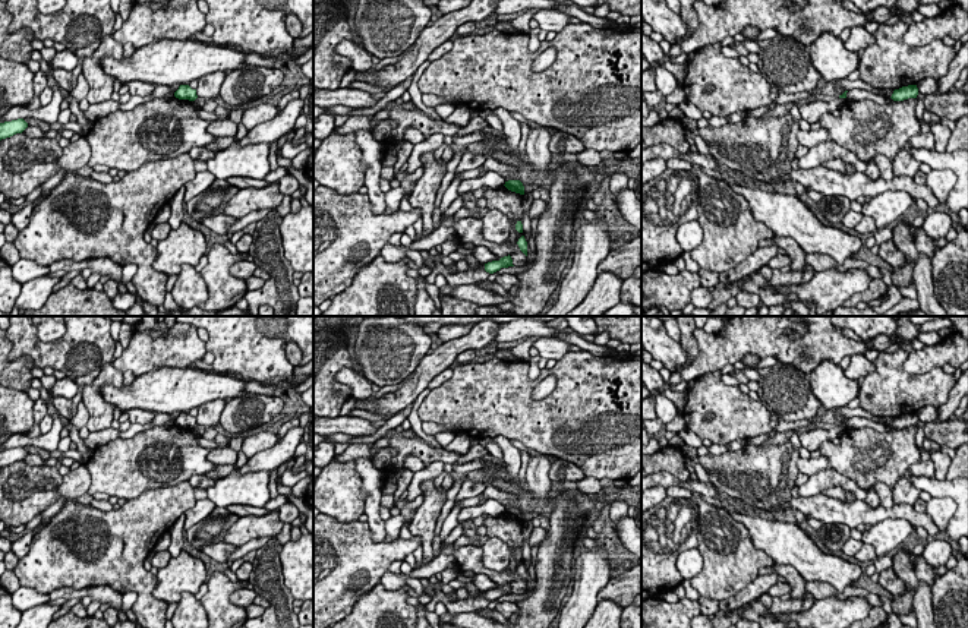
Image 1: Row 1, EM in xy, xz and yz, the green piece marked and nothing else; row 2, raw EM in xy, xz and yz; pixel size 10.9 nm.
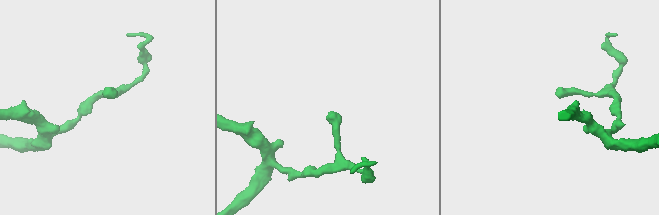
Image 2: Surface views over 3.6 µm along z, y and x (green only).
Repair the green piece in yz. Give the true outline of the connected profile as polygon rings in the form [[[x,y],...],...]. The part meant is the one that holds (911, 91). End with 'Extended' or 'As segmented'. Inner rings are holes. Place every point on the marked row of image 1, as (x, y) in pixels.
[[[908,85],[908,86],[902,86],[899,89],[895,89],[890,98],[893,101],[904,101],[908,98],[917,98],[917,95],[918,95],[917,85]]]. As segmented

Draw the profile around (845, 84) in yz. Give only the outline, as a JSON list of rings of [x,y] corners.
[[[848,79],[836,81],[836,86],[841,86],[846,91],[854,89],[854,88],[865,89],[873,94],[882,95],[882,97],[892,97],[892,94],[893,94],[893,89],[873,88],[868,83],[863,82],[861,79],[858,79],[858,81],[848,81]]]

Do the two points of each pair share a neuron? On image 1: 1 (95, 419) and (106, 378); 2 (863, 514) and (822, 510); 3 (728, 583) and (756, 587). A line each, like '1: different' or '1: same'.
1: same
2: same
3: different

